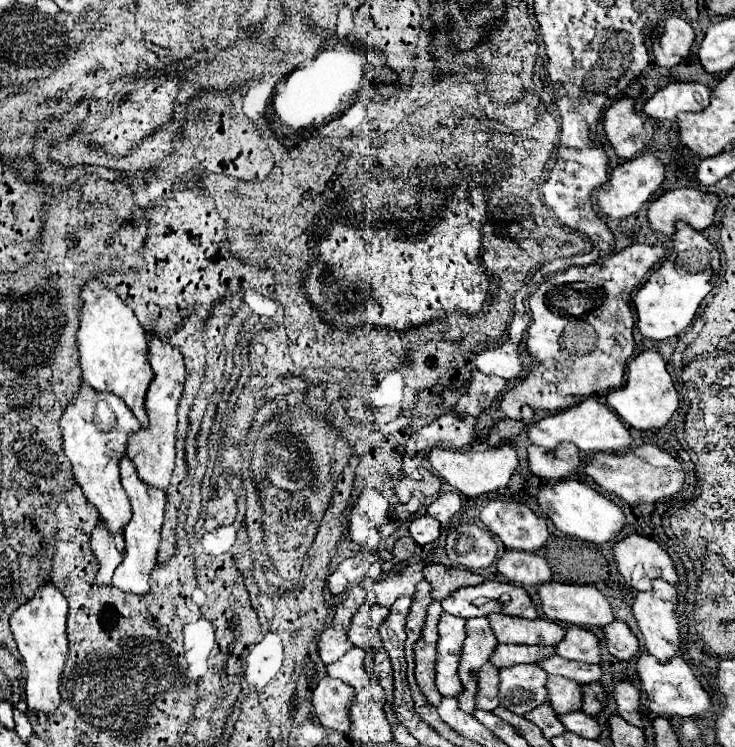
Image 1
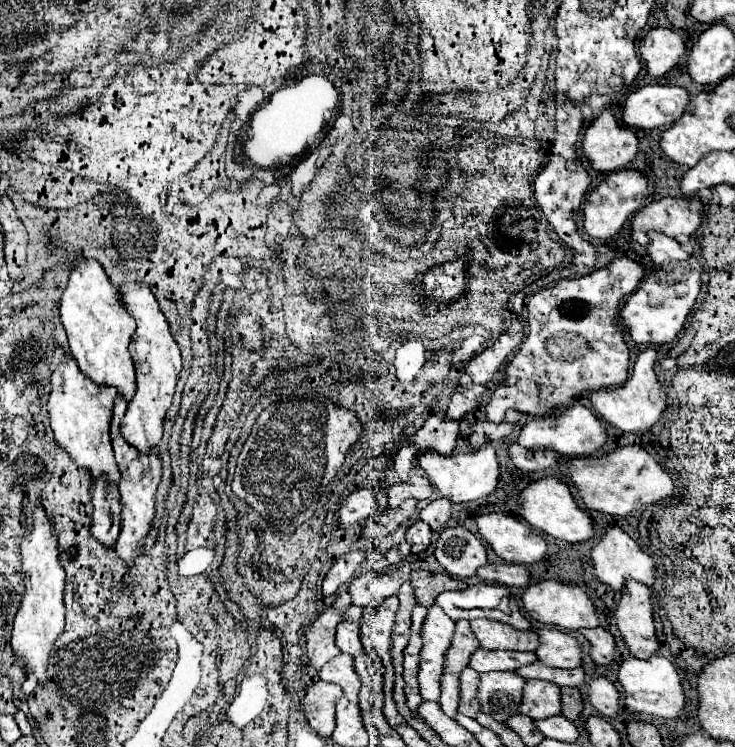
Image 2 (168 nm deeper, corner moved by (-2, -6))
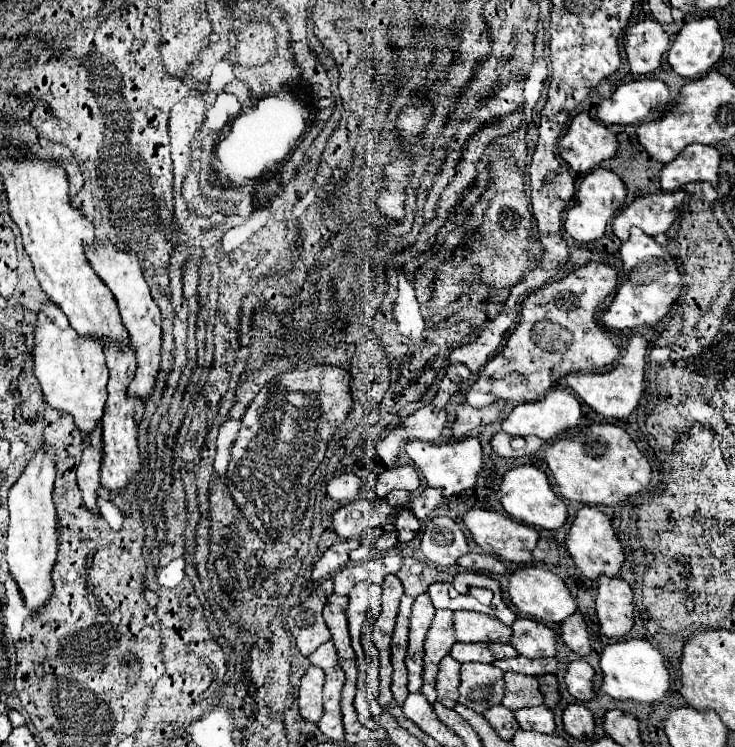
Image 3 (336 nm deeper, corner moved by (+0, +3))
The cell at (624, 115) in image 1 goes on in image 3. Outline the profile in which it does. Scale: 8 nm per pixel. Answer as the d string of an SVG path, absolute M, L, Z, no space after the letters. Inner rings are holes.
M579 113L565 137L559 141L559 155L579 175L585 175L601 161L607 161L617 151L615 135L587 113Z

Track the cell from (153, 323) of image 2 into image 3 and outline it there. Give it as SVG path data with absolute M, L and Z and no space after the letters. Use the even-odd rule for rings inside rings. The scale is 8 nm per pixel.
M95 239L91 245L85 247L85 255L87 255L91 267L95 269L95 273L103 279L103 283L107 283L113 297L117 299L117 305L119 305L119 311L123 317L123 325L129 331L129 337L131 337L135 353L137 353L137 371L135 371L133 381L129 383L127 393L131 393L131 397L141 397L143 401L147 401L153 391L153 385L155 385L155 375L159 371L161 313L159 313L159 307L155 305L155 301L151 299L151 293L147 289L137 255L135 255L135 251L115 249L109 239Z

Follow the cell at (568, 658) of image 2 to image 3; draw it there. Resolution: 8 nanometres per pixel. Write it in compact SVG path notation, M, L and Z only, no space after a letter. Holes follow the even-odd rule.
M517 619L513 625L511 645L513 649L529 659L555 657L555 633L547 625L533 619Z

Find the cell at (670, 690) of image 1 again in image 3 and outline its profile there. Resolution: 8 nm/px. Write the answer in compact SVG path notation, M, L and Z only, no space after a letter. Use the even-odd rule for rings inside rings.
M613 641L605 645L599 667L603 671L601 691L615 699L633 699L641 703L659 701L669 689L669 673L665 669L663 657L647 641Z

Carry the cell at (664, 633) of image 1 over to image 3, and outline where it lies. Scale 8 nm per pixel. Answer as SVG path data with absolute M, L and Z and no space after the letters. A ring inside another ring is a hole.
M599 577L595 613L599 631L611 639L623 639L633 627L633 591L619 577Z

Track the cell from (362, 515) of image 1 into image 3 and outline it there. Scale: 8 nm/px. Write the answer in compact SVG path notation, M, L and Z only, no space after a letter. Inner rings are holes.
M353 473L337 475L327 483L327 495L339 503L355 501L355 497L361 497L361 479Z

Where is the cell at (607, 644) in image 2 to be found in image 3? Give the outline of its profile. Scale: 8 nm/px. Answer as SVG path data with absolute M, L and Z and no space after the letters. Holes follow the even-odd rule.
M573 613L573 617L565 619L559 623L561 629L561 639L563 643L575 651L577 655L589 655L591 651L591 641L589 641L589 633L585 627L585 619L581 613Z

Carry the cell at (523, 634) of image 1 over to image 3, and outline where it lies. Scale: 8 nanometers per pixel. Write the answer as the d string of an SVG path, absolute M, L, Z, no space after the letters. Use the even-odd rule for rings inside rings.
M455 611L453 627L461 643L509 643L511 637L511 627L475 611Z

